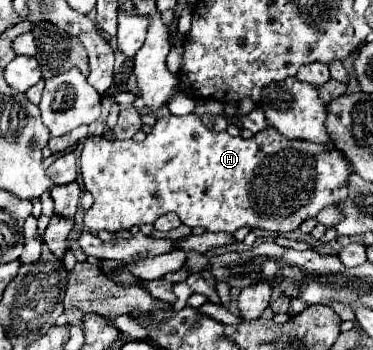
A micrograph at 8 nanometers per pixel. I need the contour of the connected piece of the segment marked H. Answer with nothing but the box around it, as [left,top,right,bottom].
[81,115,349,233]

